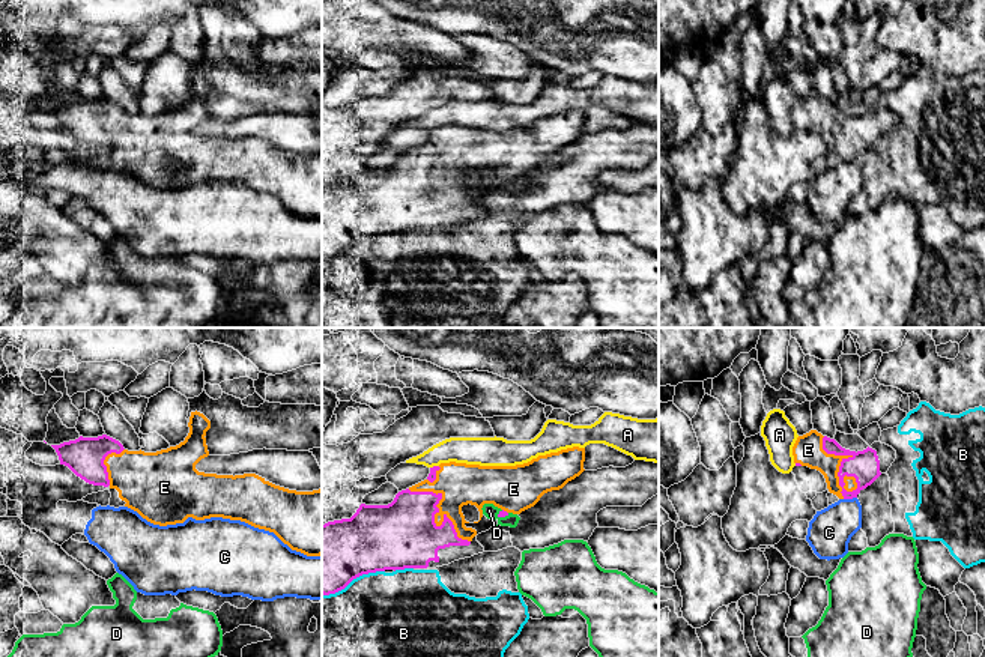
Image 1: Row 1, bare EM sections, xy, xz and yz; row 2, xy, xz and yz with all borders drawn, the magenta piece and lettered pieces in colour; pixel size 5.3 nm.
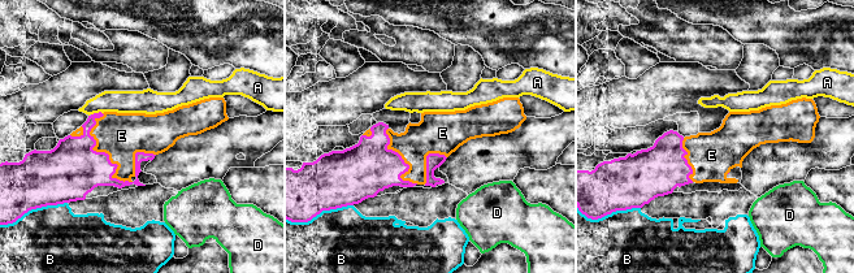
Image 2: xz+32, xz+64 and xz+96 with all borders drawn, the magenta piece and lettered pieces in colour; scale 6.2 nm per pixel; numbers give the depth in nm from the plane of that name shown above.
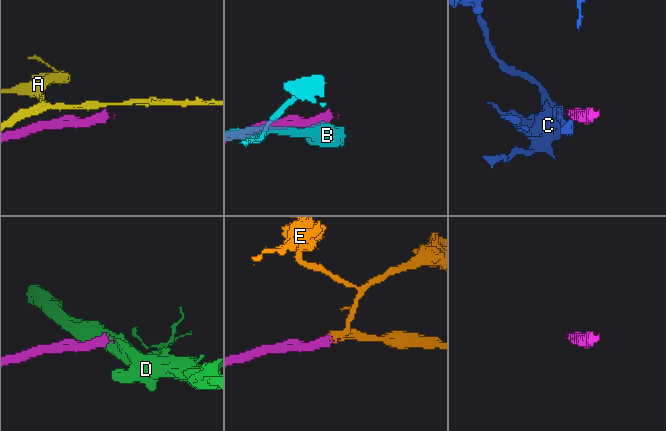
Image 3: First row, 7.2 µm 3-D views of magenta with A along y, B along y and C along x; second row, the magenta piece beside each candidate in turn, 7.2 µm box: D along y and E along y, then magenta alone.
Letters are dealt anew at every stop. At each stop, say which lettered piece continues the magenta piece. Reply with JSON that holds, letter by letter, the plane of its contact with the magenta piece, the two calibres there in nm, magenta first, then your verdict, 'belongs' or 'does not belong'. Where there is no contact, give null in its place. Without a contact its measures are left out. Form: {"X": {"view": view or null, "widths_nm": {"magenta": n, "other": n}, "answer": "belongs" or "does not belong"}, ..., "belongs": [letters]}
{"A": {"view": "xz", "widths_nm": {"magenta": 50, "other": 140}, "answer": "does not belong"}, "B": {"view": "xz", "widths_nm": {"magenta": 360, "other": 460}, "answer": "does not belong"}, "C": {"view": "yz", "widths_nm": {"magenta": 160, "other": 240}, "answer": "does not belong"}, "D": {"view": "xz", "widths_nm": {"magenta": 40, "other": 80}, "answer": "does not belong"}, "E": {"view": "yz", "widths_nm": {"magenta": 160, "other": 160}, "answer": "belongs"}, "belongs": ["E"]}

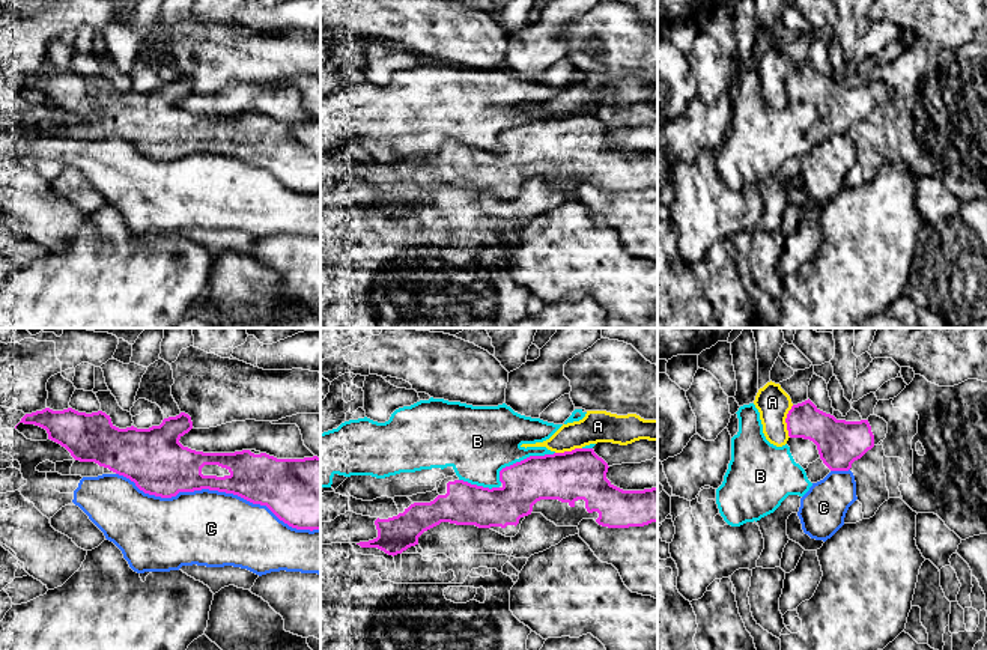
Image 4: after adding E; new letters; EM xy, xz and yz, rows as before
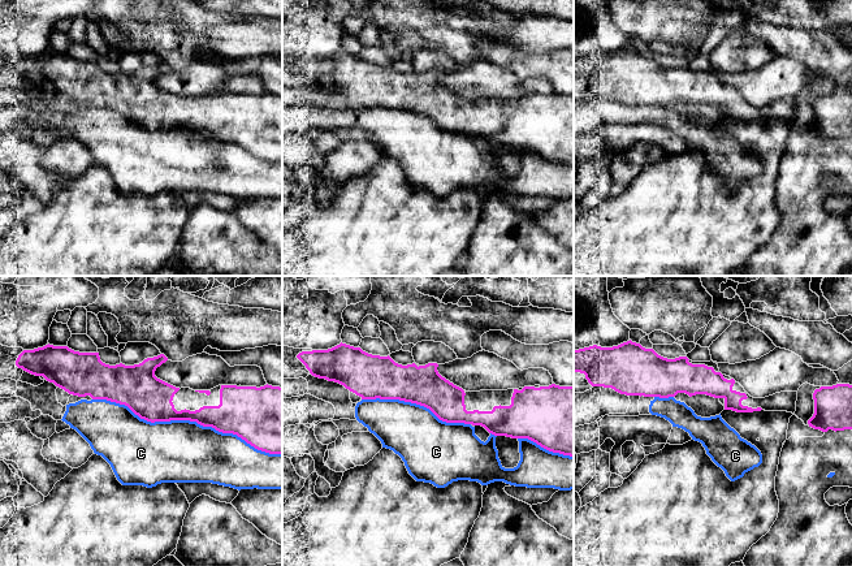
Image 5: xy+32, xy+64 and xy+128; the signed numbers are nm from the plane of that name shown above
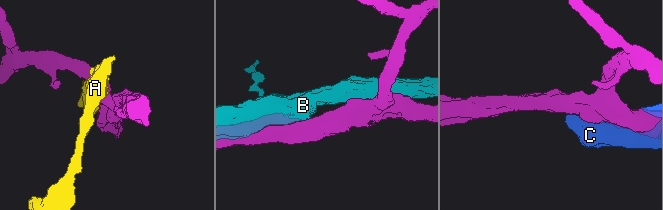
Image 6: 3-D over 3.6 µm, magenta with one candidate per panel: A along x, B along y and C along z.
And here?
{"A": {"view": "yz", "widths_nm": {"magenta": 190, "other": 180}, "answer": "does not belong"}, "B": {"view": "xz", "widths_nm": {"magenta": 260, "other": 360}, "answer": "does not belong"}, "C": {"view": "xy", "widths_nm": {"magenta": 280, "other": 400}, "answer": "does not belong"}, "belongs": []}

